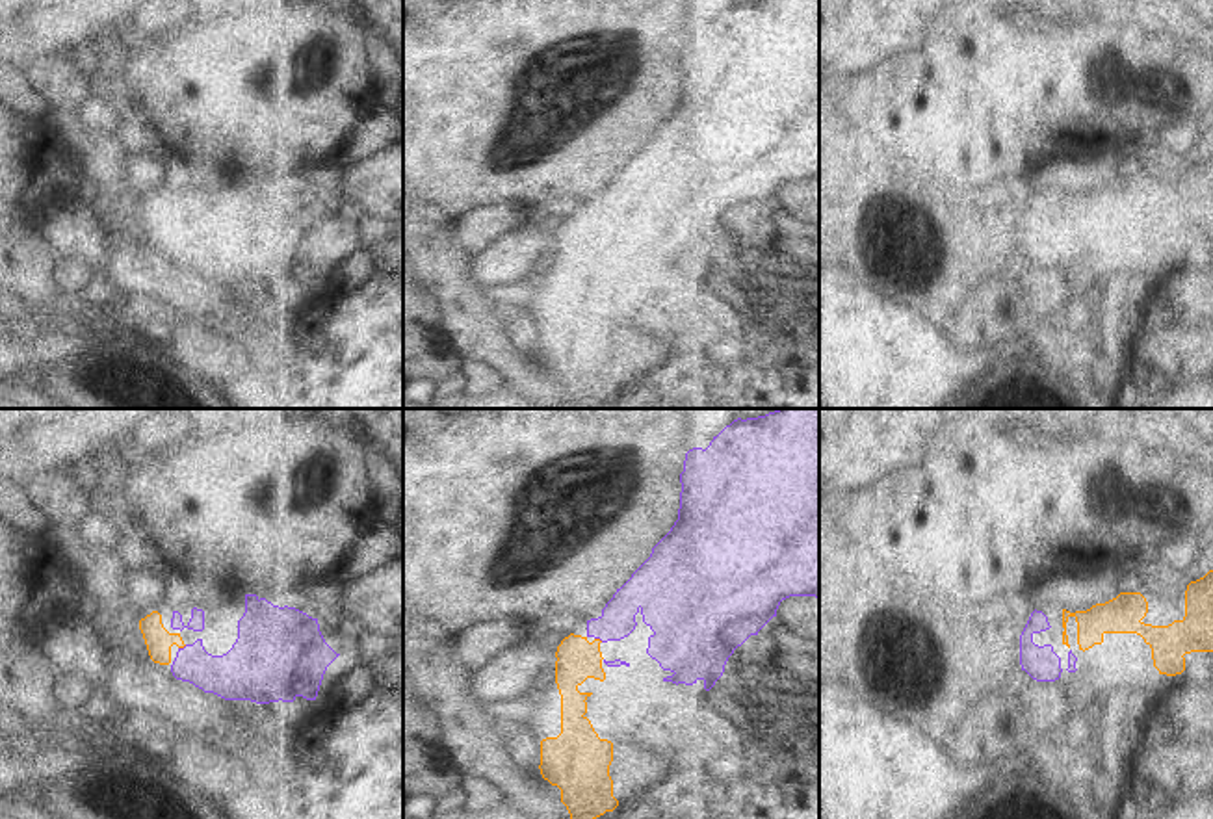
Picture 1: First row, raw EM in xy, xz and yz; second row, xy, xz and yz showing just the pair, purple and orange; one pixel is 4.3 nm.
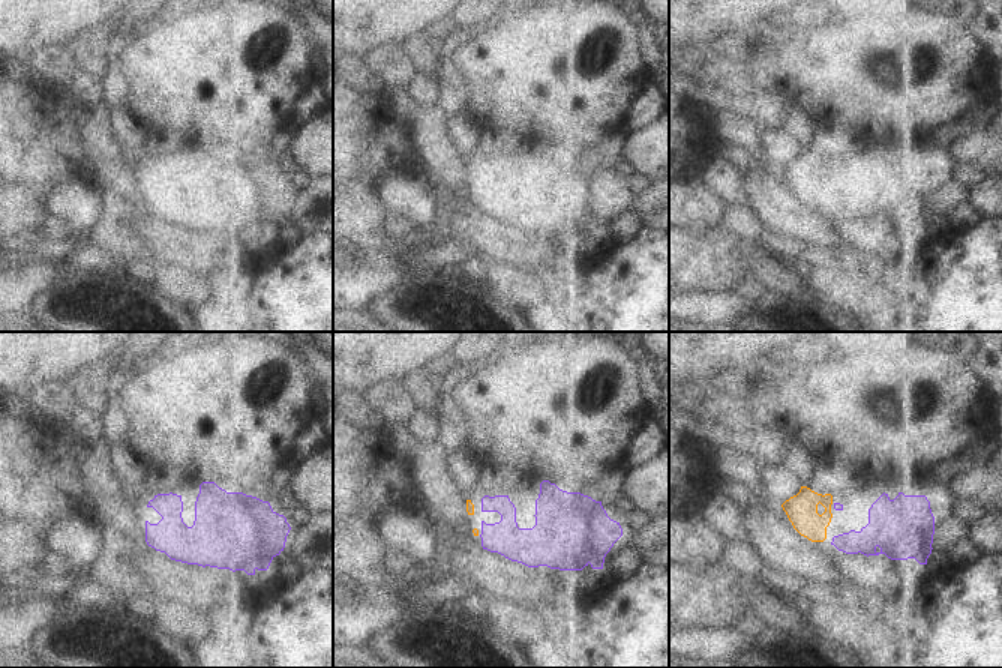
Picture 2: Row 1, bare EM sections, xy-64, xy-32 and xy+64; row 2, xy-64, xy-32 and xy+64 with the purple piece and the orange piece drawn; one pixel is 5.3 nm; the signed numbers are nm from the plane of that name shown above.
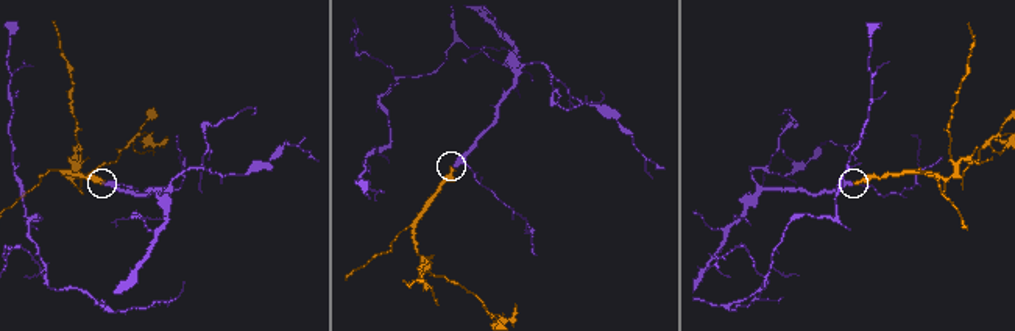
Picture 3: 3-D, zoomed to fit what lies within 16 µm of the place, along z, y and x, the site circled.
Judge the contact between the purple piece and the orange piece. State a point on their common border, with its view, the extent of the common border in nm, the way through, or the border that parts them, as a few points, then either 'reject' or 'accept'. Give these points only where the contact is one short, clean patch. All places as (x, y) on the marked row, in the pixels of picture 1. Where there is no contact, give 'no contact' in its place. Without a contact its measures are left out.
xy (184, 647) | 40 nm | across xy (234, 675), (212, 675), (184, 647), (177, 641), (158, 641) | accept

